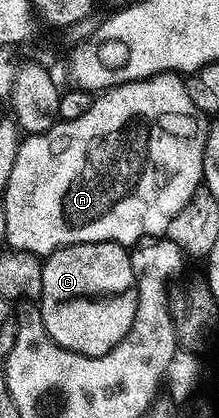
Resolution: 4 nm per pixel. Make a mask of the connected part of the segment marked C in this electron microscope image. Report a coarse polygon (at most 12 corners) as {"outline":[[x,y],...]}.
{"outline":[[63,245],[42,261],[47,337],[89,357],[128,335],[127,246]]}

